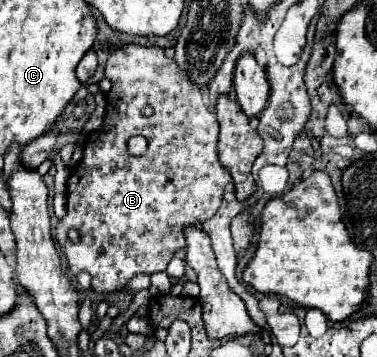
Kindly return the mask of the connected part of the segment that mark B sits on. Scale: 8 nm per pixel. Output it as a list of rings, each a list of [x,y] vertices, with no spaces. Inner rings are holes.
[[[125,44],[113,50],[105,66],[105,78],[113,82],[113,88],[105,96],[103,126],[87,136],[81,162],[69,170],[67,216],[63,216],[55,228],[69,272],[73,276],[89,272],[91,286],[99,294],[125,288],[137,274],[163,272],[173,254],[185,248],[183,228],[211,218],[221,204],[225,186],[231,182],[229,170],[219,162],[219,124],[215,112],[203,104],[199,86],[193,86],[193,82],[185,78],[185,70],[181,70],[173,58],[165,56],[163,48]],[[145,106],[153,108],[151,116],[143,116]],[[135,134],[145,136],[149,142],[143,156],[133,156],[127,150],[127,140]],[[69,228],[81,232],[79,244],[69,242]]]

